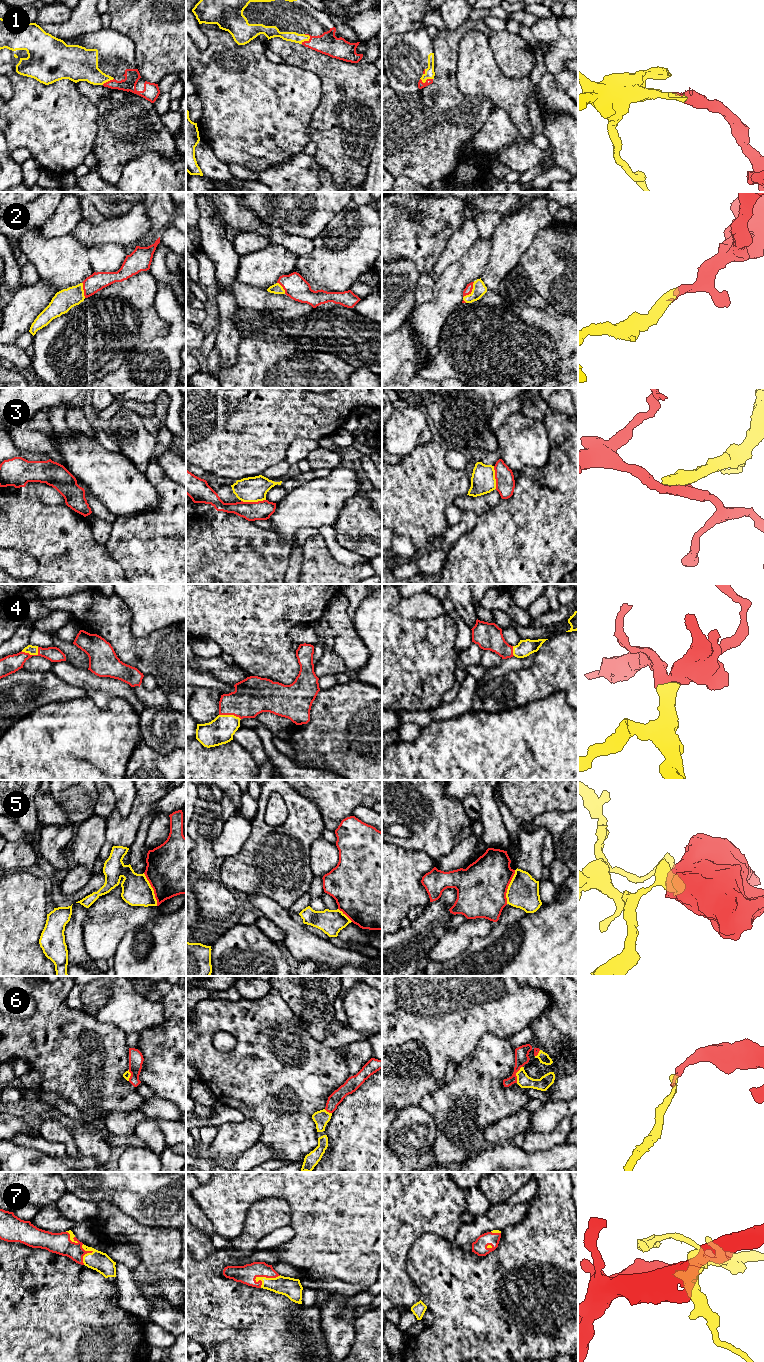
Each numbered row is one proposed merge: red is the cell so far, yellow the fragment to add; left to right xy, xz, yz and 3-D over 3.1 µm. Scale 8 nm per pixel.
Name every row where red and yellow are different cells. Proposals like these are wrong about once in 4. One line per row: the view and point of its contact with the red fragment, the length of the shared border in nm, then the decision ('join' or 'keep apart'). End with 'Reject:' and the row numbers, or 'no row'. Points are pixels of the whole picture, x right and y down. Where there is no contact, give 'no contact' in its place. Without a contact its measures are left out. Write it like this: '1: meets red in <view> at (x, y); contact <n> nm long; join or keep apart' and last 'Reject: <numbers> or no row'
1: meets red in xz at (307, 41); contact 100 nm long; join
2: meets red in yz at (471, 291); contact 160 nm long; join
3: meets red in xz at (253, 502); contact 200 nm long; keep apart
4: meets red in xy at (32, 655); contact 150 nm long; join
5: meets red in yz at (507, 887); contact 280 nm long; keep apart
6: meets red in yz at (515, 1074); contact 140 nm long; join
7: meets red in xz at (267, 1277); contact 220 nm long; join
Reject: 3, 5

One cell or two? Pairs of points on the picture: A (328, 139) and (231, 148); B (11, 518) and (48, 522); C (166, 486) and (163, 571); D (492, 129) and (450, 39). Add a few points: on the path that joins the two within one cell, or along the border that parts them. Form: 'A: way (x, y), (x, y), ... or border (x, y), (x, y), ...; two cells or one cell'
A: border (312, 118), (309, 141); two cells
B: way (20, 520), (23, 522), (39, 522); one cell
C: way (166, 507), (166, 531), (161, 536), (161, 550); one cell
D: border (493, 109), (484, 125), (472, 136); two cells

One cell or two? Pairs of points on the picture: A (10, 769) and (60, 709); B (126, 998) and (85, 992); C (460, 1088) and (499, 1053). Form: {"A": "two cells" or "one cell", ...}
{"A": "one cell", "B": "one cell", "C": "one cell"}

